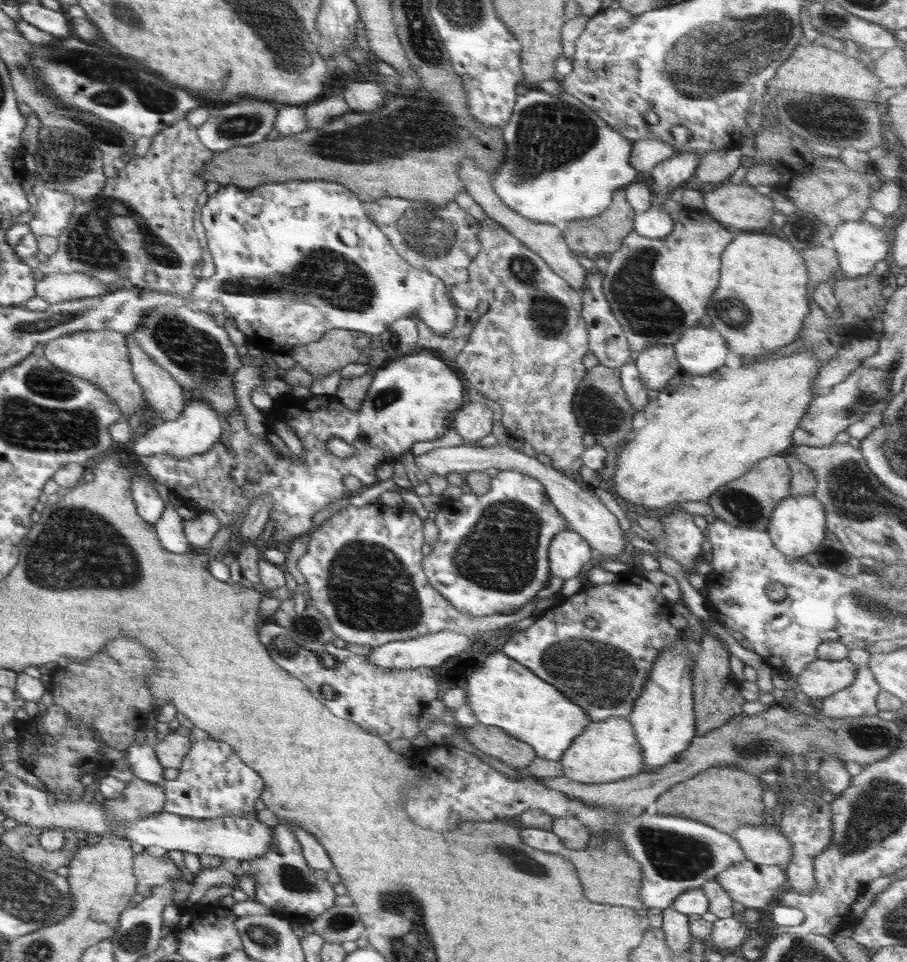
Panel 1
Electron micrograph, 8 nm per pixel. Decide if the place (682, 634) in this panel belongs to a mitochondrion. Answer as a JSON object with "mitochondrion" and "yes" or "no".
{"mitochondrion":"no"}

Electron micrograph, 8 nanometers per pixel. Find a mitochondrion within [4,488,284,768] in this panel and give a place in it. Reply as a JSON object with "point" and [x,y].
{"point":[77,549]}

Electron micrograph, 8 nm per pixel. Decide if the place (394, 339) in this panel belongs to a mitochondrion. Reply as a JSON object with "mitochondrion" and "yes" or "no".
{"mitochondrion":"yes"}

